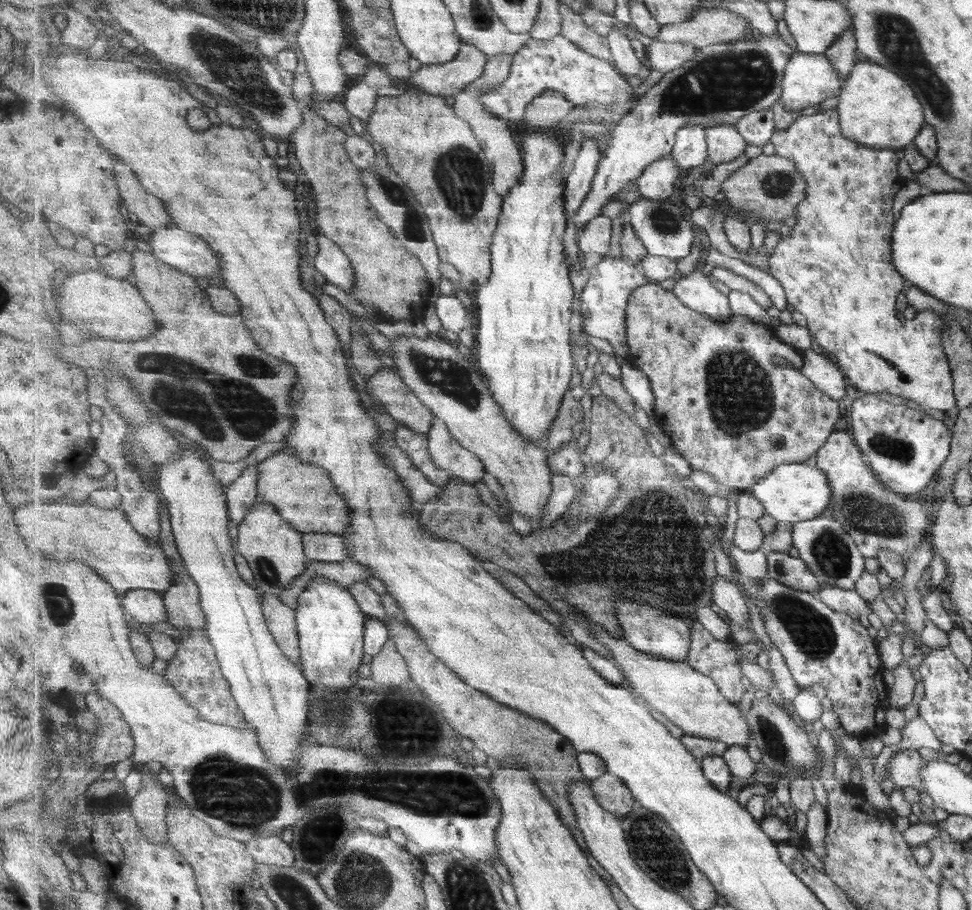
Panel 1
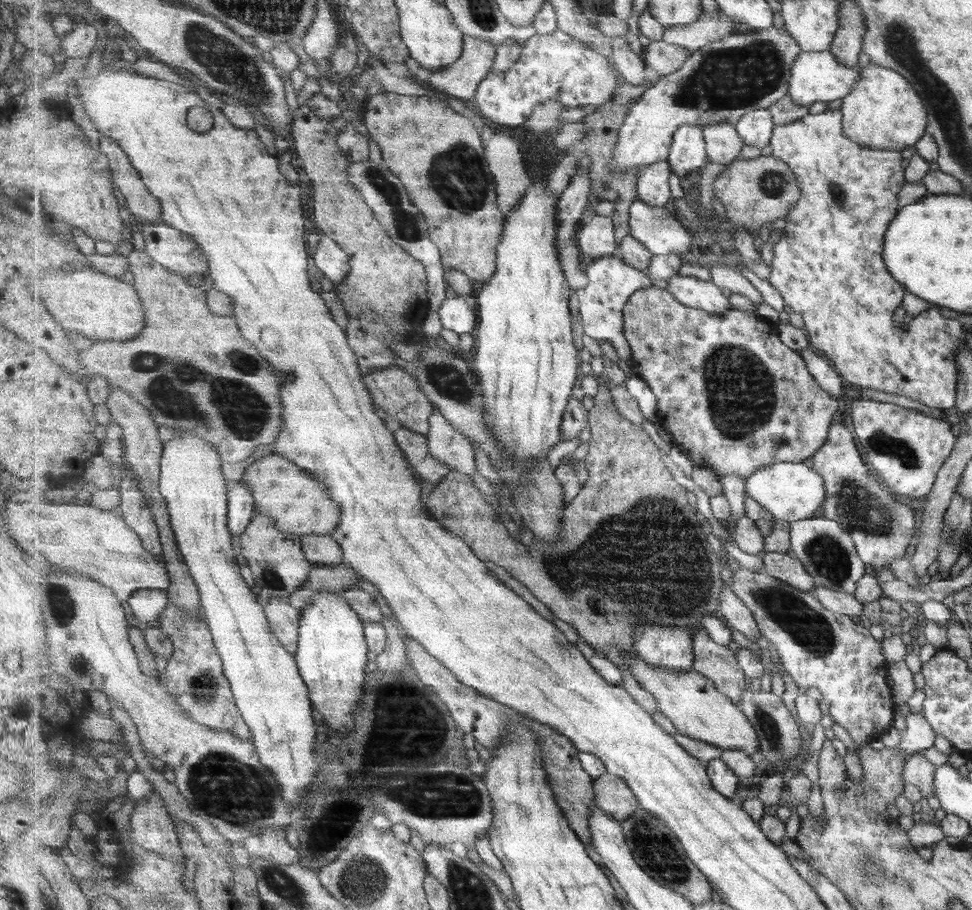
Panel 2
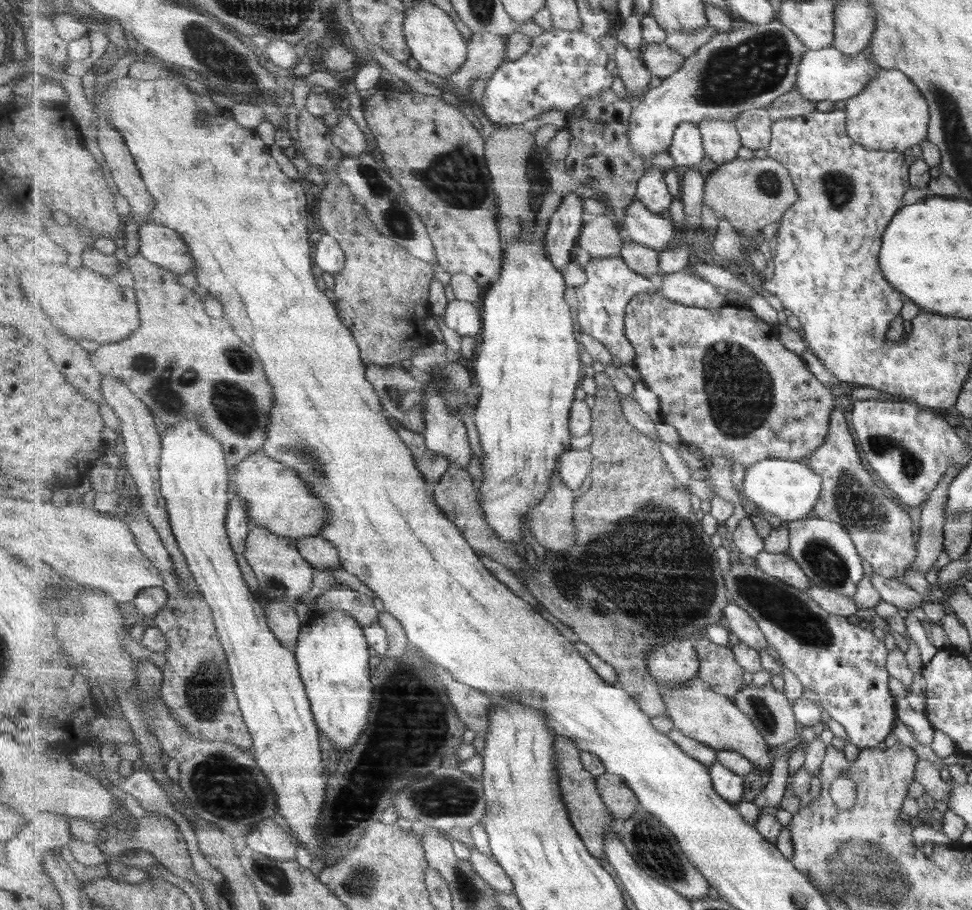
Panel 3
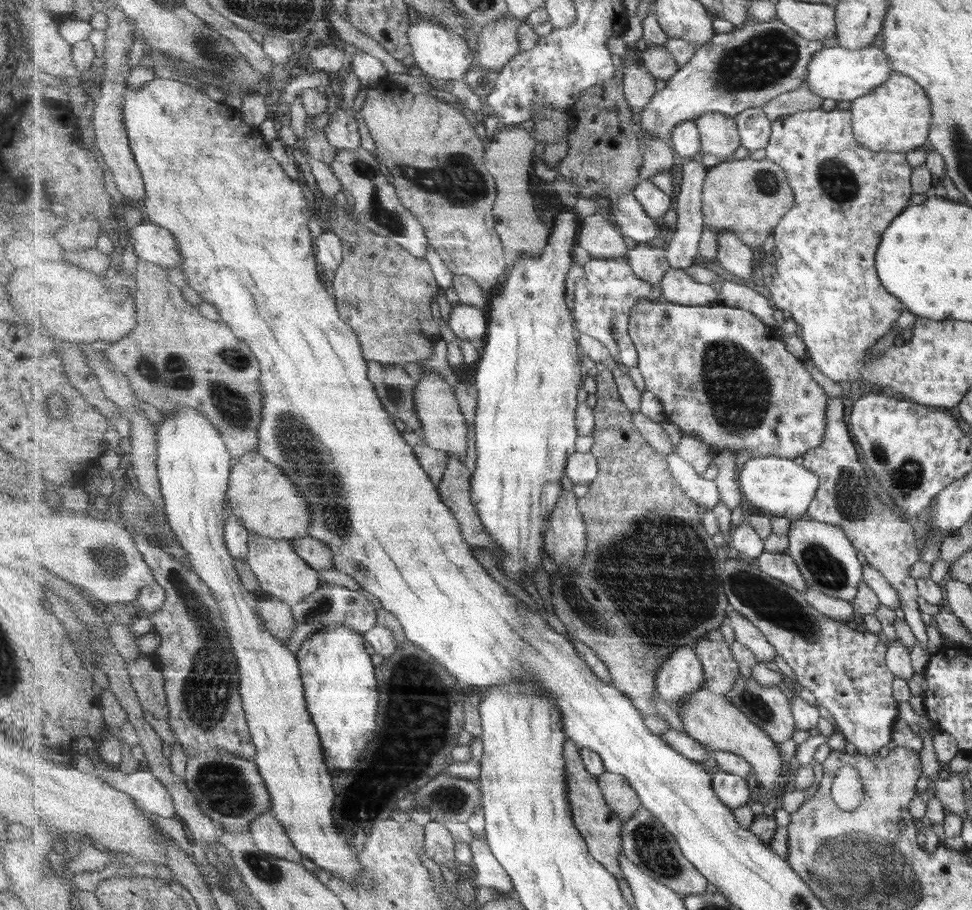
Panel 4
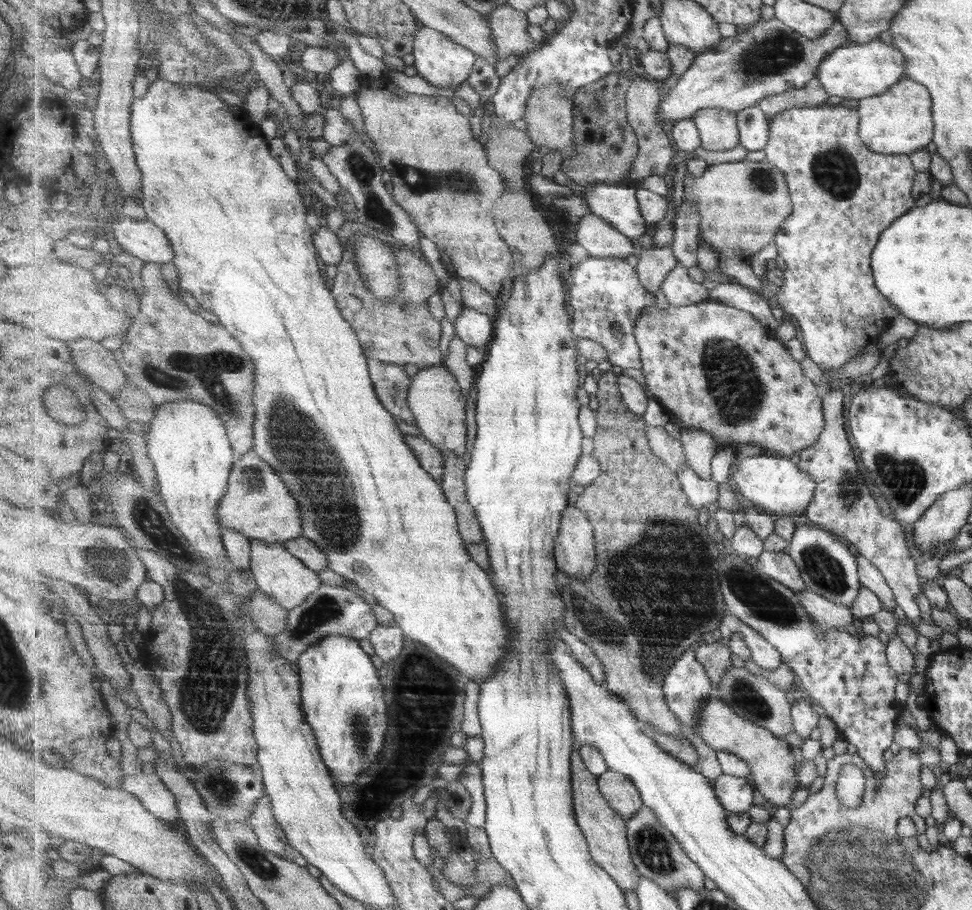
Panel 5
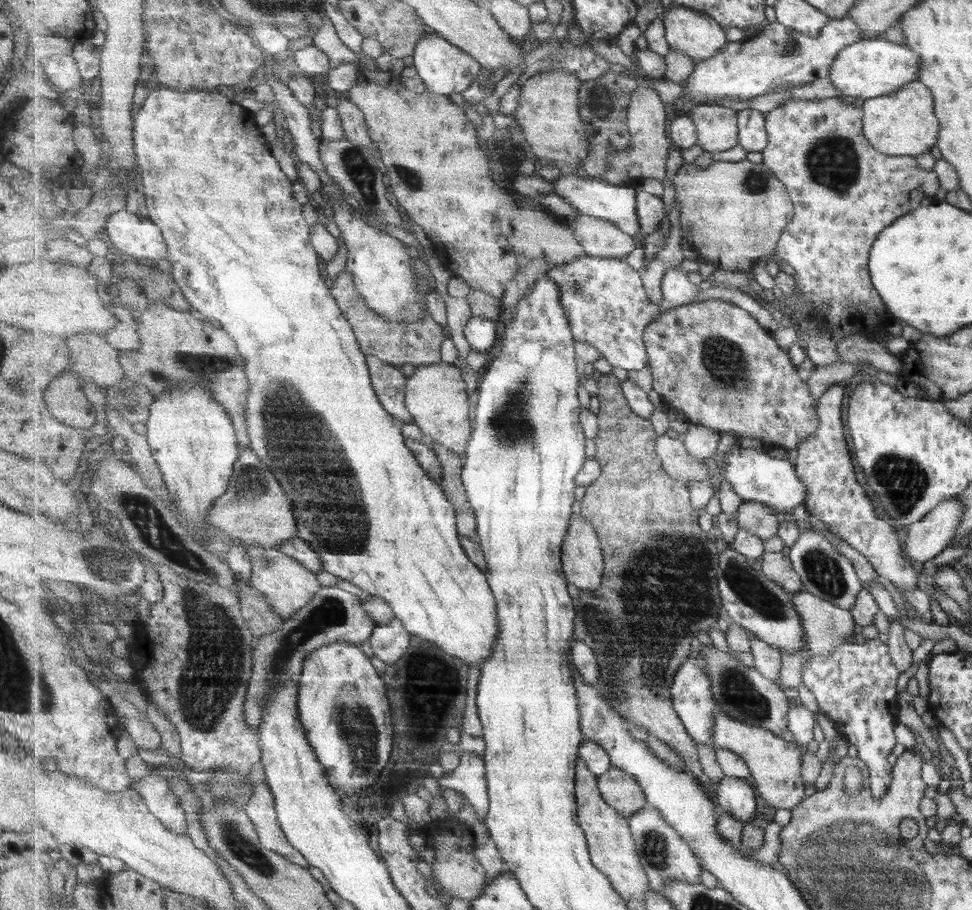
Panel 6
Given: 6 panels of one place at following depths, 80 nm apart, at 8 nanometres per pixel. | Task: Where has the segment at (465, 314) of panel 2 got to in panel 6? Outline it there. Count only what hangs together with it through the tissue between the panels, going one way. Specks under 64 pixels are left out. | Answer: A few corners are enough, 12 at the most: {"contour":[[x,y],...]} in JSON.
{"contour":[[471,317],[464,330],[472,350],[492,354],[498,324]]}

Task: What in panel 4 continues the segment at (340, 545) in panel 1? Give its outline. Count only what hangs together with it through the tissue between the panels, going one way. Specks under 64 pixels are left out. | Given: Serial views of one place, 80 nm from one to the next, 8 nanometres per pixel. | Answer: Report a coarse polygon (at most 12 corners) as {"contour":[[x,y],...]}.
{"contour":[[307,535],[290,539],[318,571],[336,568],[332,548]]}

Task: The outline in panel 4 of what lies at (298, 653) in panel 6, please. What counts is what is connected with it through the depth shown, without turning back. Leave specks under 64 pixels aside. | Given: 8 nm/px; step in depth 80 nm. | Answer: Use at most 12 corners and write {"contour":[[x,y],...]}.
{"contour":[[319,587],[292,611],[295,654],[311,634],[349,627],[365,637],[378,625],[360,590]]}

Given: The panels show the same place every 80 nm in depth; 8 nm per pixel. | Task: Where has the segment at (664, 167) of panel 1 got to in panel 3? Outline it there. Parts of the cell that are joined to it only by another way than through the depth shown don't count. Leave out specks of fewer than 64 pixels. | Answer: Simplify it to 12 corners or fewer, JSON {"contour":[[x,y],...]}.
{"contour":[[647,163],[637,199],[651,212],[673,202],[665,172]]}

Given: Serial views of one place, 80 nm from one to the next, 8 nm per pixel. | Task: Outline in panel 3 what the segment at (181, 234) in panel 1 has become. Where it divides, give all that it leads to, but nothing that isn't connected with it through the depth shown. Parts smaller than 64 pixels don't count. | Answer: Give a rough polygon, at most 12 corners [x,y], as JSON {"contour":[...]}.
{"contour":[[149,221],[138,234],[147,260],[177,275],[196,265],[177,230]]}

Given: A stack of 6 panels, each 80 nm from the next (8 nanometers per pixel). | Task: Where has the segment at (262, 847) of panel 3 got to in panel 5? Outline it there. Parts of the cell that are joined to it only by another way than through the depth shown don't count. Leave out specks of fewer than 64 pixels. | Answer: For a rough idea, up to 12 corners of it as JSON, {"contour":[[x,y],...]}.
{"contour":[[263,795],[247,820],[260,845],[287,860],[308,860],[289,842]]}

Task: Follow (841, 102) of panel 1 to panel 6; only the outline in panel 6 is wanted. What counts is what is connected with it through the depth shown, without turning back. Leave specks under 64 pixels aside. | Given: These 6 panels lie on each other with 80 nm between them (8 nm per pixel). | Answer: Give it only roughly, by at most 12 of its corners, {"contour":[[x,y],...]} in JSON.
{"contour":[[917,80],[864,99],[877,152],[916,157],[936,144],[930,90]]}

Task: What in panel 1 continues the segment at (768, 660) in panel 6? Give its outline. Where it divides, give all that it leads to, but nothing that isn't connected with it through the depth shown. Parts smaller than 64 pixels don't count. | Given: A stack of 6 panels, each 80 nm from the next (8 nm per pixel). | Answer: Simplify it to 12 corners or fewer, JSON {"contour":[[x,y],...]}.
{"contour":[[717,575],[714,604],[749,629],[749,600],[736,580]]}

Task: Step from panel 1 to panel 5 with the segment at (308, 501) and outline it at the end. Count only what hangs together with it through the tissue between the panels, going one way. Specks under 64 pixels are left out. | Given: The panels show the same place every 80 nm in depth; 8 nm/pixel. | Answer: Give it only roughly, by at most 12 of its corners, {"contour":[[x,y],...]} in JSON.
{"contour":[[257,451],[234,464],[220,523],[251,539],[303,534],[300,505]]}

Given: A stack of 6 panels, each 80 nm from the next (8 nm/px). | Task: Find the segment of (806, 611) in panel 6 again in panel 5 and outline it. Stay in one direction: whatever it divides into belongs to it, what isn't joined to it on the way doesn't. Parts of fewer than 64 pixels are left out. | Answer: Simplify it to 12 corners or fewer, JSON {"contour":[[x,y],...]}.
{"contour":[[809,589],[801,604],[818,626],[841,629],[850,607]]}

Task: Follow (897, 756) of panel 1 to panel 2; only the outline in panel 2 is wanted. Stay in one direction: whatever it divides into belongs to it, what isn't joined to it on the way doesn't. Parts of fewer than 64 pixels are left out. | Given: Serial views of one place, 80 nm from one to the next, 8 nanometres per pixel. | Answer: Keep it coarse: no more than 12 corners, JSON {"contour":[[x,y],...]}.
{"contour":[[918,753],[907,754],[901,782],[933,797],[934,767]]}

